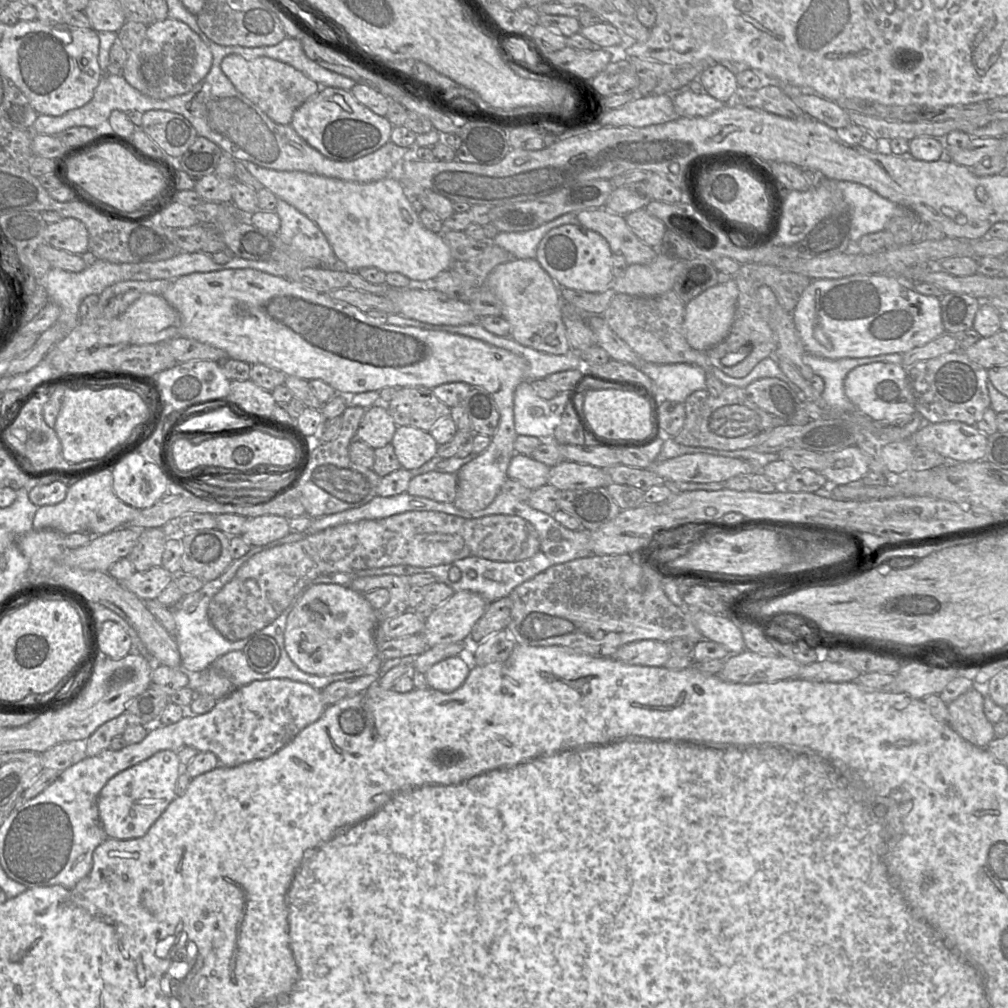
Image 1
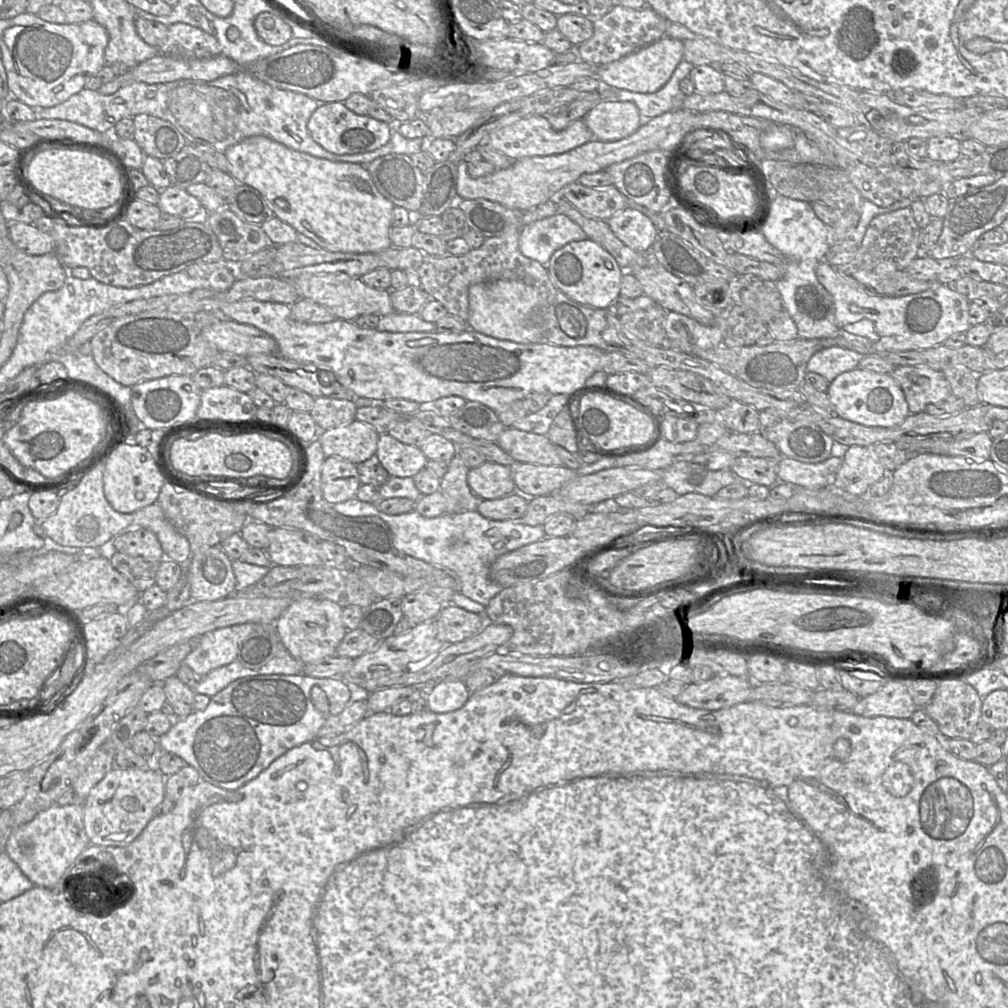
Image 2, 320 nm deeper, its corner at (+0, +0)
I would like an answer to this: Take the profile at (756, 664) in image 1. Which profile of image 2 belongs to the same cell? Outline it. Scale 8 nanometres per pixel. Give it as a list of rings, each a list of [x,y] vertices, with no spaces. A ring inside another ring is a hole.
[[[715,675],[705,682],[687,685],[675,699],[692,708],[714,711],[748,701],[751,688],[748,678]]]

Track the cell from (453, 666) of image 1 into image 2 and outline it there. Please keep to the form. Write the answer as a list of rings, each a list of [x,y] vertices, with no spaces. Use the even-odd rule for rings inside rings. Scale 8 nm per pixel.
[[[441,680],[425,688],[425,709],[446,713],[460,709],[470,696],[462,680]]]

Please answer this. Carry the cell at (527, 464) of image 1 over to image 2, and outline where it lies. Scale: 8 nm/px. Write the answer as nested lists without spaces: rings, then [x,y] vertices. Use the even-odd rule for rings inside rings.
[[[488,461],[470,468],[467,482],[480,499],[496,499],[516,491],[510,466]]]

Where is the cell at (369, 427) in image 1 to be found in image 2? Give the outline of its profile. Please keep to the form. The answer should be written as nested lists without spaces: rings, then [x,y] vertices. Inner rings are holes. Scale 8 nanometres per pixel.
[[[354,419],[319,431],[316,439],[326,457],[336,456],[358,465],[376,454],[379,435],[371,424]]]

